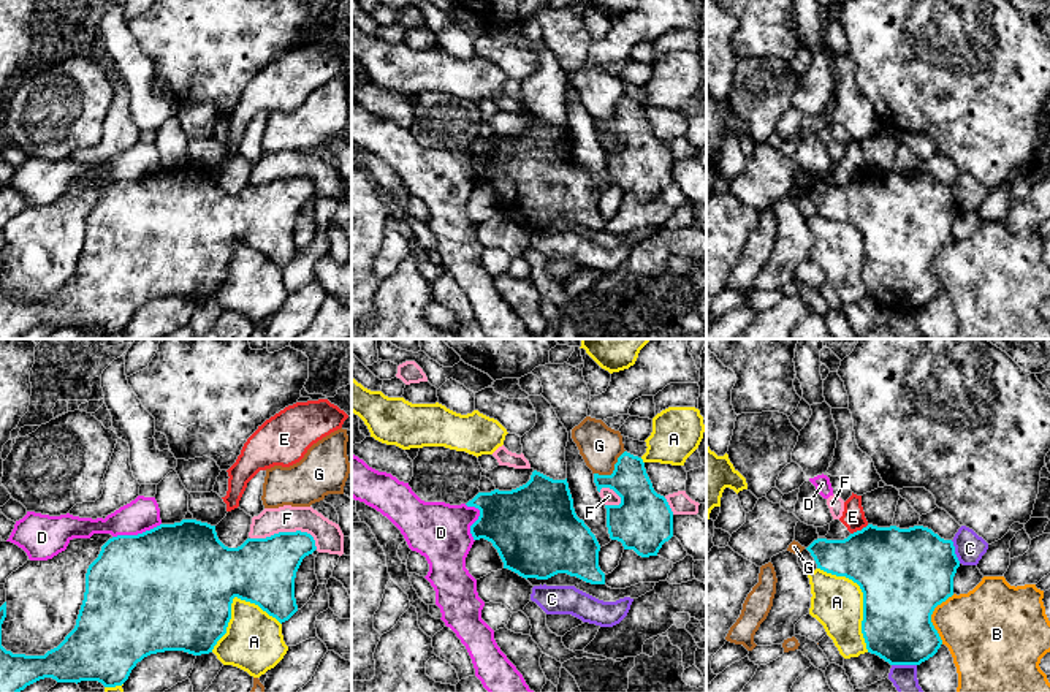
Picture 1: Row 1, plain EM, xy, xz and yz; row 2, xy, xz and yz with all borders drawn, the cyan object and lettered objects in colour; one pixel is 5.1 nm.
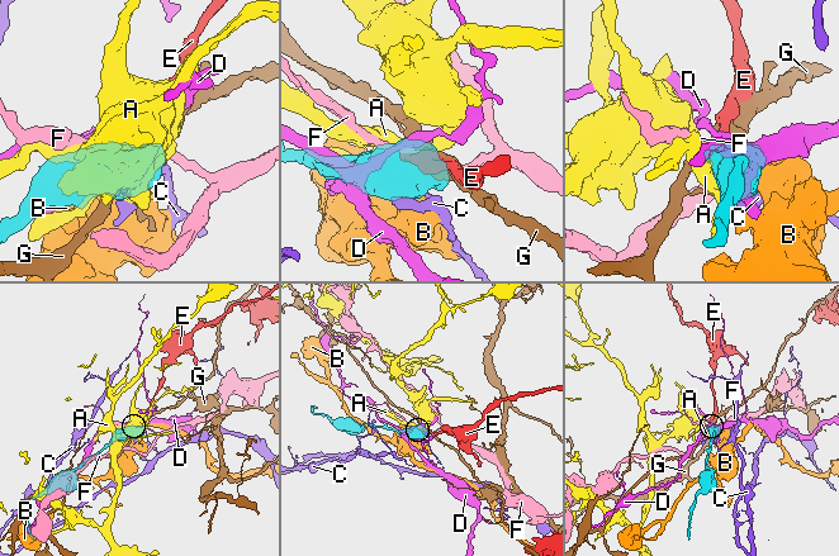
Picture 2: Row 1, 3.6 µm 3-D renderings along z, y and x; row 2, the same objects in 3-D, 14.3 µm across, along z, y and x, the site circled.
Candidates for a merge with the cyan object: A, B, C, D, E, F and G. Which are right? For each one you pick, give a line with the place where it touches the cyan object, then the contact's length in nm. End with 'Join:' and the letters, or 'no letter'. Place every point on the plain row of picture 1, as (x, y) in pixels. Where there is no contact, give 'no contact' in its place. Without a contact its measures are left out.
Join: no letter

